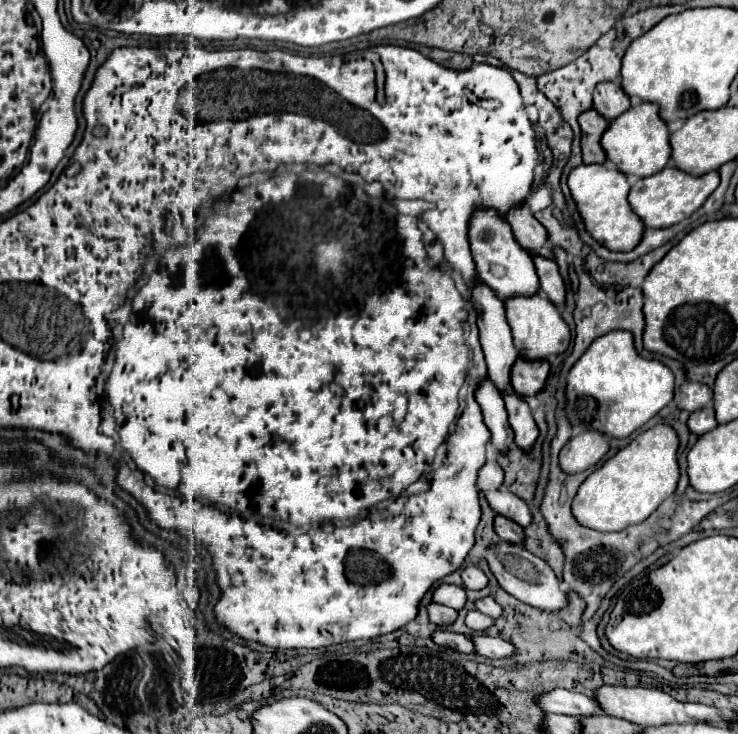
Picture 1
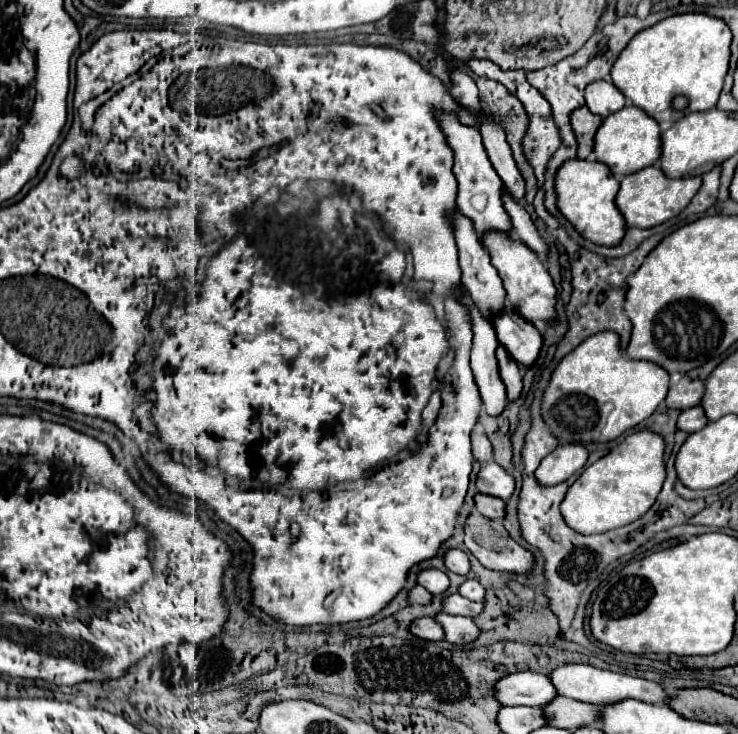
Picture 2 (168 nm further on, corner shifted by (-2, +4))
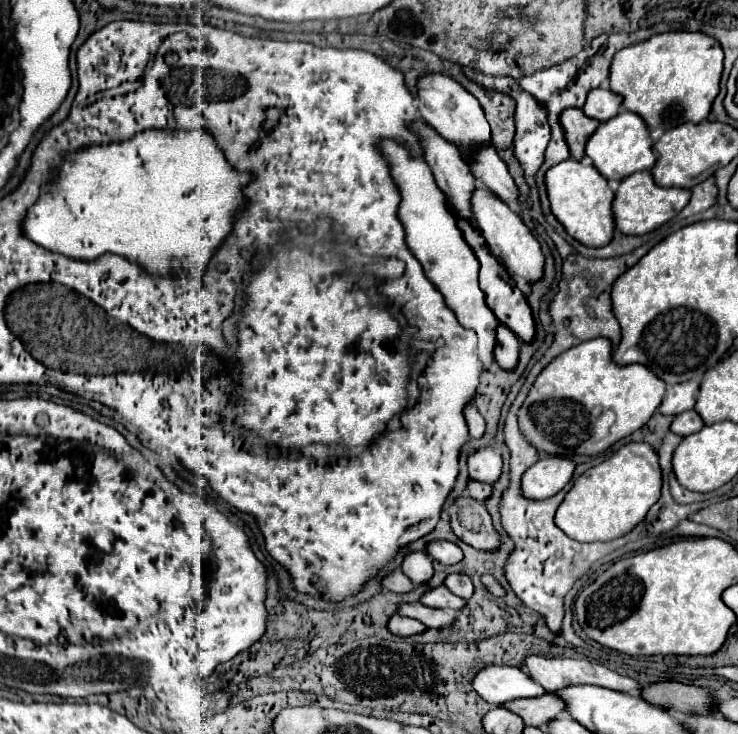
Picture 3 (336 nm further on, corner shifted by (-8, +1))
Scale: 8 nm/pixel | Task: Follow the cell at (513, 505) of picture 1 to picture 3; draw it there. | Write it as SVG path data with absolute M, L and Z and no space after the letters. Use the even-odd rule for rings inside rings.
M482 447L468 457L466 465L468 465L468 475L472 479L494 483L502 471L502 457L492 447Z

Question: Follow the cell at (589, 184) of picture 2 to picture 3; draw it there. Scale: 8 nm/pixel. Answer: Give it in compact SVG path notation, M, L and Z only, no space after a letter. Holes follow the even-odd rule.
M566 159L550 167L544 175L552 215L564 225L566 233L572 235L586 247L604 247L614 237L616 229L612 223L612 195L608 181L592 167L580 161Z

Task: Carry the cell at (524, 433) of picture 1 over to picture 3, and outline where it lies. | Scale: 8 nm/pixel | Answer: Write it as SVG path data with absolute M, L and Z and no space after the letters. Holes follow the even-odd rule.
M502 323L496 329L494 359L502 369L514 369L518 363L518 337Z

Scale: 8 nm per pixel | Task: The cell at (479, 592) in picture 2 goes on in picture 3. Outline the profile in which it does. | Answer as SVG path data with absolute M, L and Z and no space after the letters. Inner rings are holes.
M450 573L450 575L444 579L444 585L446 585L454 595L458 595L458 597L462 597L462 599L468 599L468 597L472 595L472 591L474 591L474 585L472 585L470 577L464 575L464 573Z

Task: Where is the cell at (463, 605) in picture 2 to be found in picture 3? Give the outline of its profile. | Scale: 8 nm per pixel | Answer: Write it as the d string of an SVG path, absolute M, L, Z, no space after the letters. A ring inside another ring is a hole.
M440 585L440 587L428 589L420 597L420 603L422 605L428 605L428 607L436 607L436 609L460 609L460 603L464 603L464 599L456 597L444 585Z

